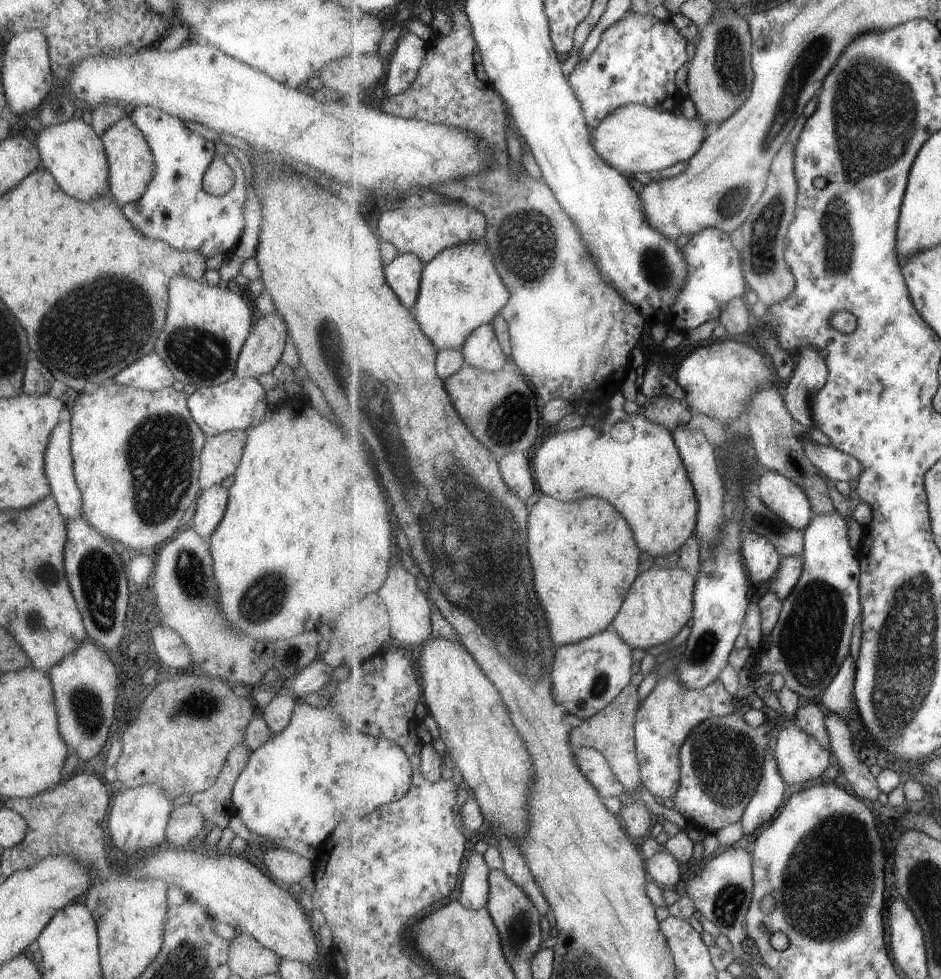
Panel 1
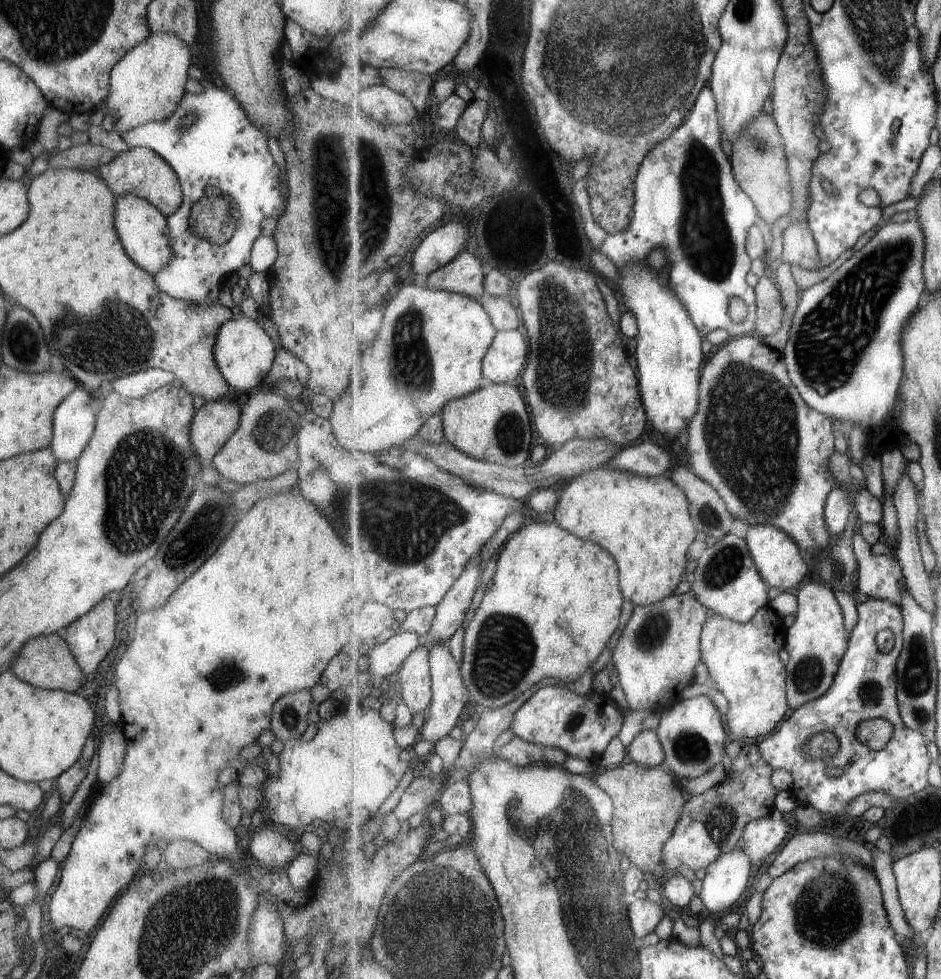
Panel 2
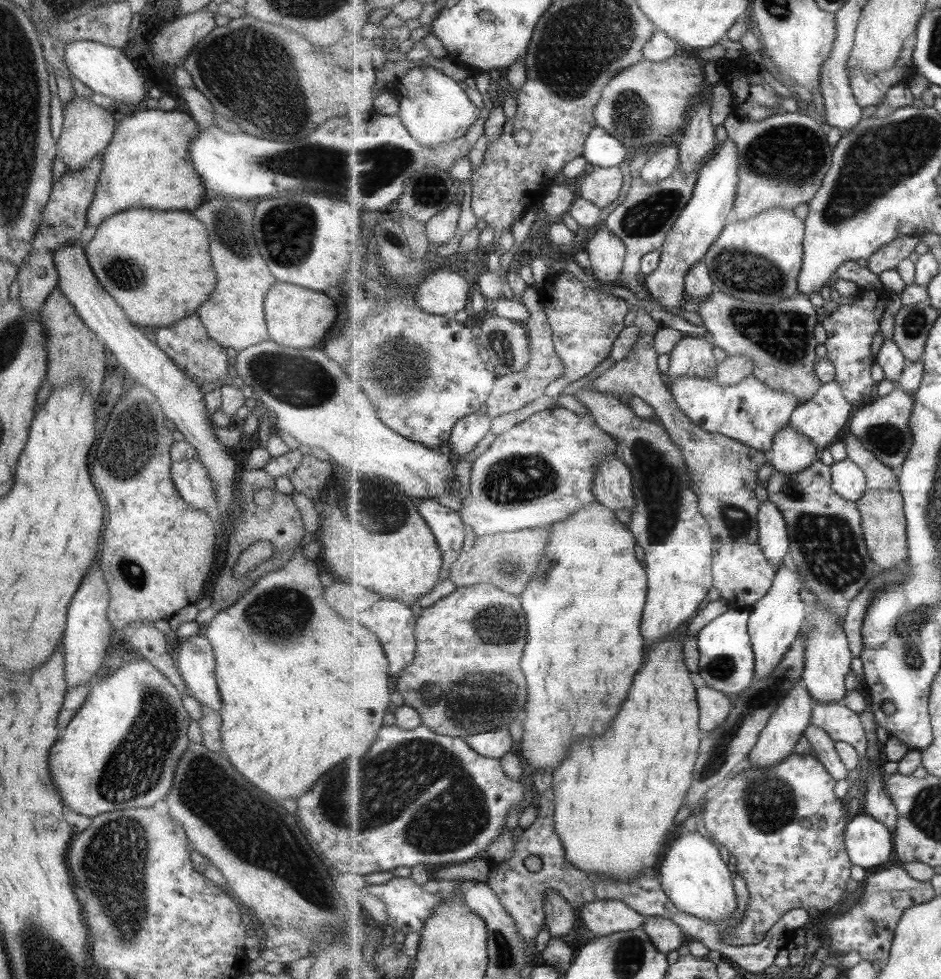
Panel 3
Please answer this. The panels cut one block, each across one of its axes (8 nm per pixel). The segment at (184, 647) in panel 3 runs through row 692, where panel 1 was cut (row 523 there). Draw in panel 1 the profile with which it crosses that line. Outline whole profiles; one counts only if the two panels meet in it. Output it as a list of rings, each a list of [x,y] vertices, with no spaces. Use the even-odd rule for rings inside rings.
[[[216,484],[202,490],[196,501],[196,509],[191,519],[191,527],[202,539],[208,540],[214,528],[223,518],[228,490]]]

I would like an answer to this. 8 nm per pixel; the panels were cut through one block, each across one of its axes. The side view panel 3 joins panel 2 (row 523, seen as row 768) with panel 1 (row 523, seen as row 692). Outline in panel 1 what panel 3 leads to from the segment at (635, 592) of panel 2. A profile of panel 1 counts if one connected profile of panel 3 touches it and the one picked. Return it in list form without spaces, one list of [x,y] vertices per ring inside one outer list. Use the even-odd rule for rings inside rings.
[[[623,409],[608,411],[605,418],[594,427],[582,426],[568,432],[555,432],[538,448],[533,459],[533,470],[543,494],[557,500],[573,502],[581,498],[599,496],[611,502],[629,520],[640,549],[653,557],[659,556],[668,562],[674,561],[677,550],[696,532],[700,504],[680,448],[673,433],[663,425],[650,421],[642,409],[637,416],[631,416]],[[623,420],[631,424],[634,433],[632,439],[627,442],[615,440],[611,434],[613,426]]]

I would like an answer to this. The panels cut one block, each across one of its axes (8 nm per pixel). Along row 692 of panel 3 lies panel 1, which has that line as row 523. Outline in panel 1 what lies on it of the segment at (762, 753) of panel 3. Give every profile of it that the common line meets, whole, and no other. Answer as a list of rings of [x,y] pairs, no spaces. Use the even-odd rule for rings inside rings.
[[[767,471],[758,481],[760,497],[793,528],[804,531],[815,518],[805,489],[783,473]]]

